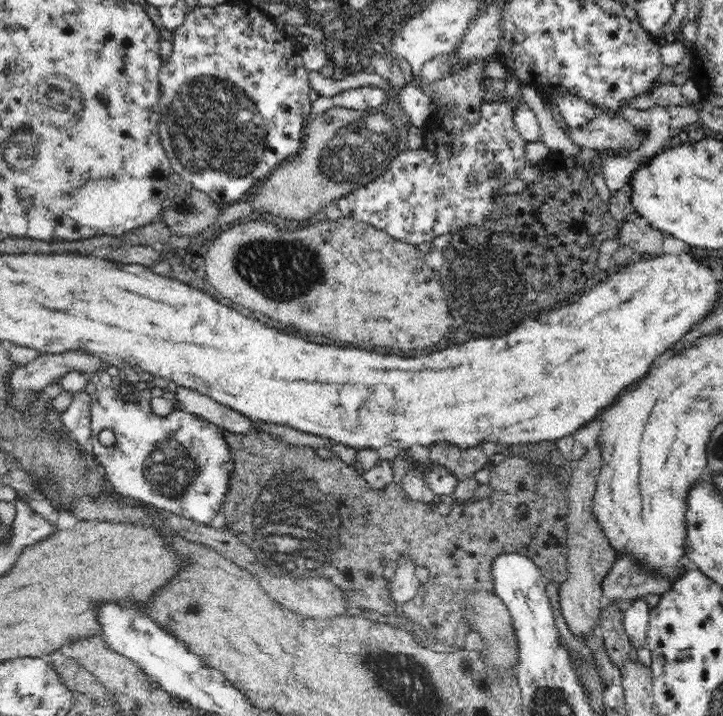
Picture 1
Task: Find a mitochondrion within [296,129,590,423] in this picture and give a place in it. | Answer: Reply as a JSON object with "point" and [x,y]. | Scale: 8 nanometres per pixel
{"point":[478,305]}

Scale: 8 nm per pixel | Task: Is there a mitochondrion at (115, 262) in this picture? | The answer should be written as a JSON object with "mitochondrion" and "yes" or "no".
{"mitochondrion":"no"}

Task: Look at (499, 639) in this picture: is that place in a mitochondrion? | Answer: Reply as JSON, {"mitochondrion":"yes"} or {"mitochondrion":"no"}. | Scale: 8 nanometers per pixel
{"mitochondrion":"yes"}

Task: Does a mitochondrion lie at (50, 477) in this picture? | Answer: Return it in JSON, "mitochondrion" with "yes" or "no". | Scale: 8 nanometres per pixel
{"mitochondrion":"yes"}

